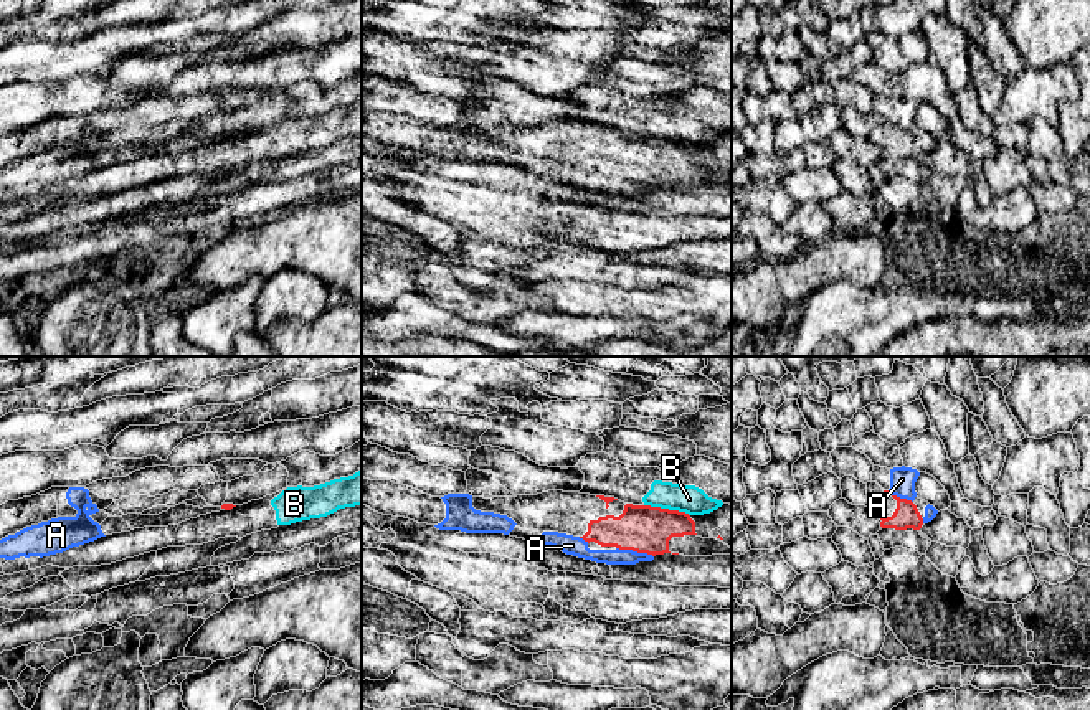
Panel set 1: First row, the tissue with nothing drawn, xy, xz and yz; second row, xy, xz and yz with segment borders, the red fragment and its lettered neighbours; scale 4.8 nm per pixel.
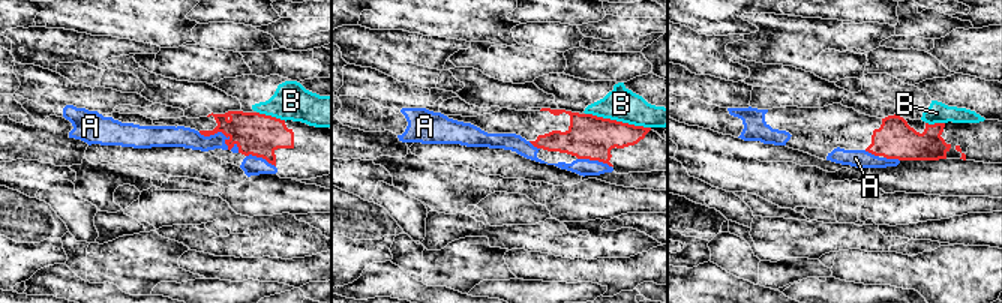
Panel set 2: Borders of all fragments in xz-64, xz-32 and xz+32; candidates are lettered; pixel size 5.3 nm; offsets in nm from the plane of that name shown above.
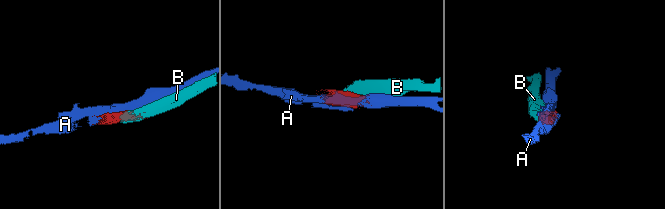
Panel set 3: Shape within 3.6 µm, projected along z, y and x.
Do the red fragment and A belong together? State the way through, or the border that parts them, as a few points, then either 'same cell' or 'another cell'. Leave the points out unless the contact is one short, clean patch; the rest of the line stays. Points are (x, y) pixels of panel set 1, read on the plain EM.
another cell

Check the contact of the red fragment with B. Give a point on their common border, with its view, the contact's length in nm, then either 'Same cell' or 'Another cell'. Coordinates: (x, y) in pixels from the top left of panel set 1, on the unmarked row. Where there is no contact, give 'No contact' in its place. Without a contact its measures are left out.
Touches red at xz (668, 139). Shared border 240 nm. Another cell

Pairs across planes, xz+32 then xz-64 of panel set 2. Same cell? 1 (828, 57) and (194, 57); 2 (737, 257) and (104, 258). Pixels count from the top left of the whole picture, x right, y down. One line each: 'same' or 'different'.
1: same
2: same

